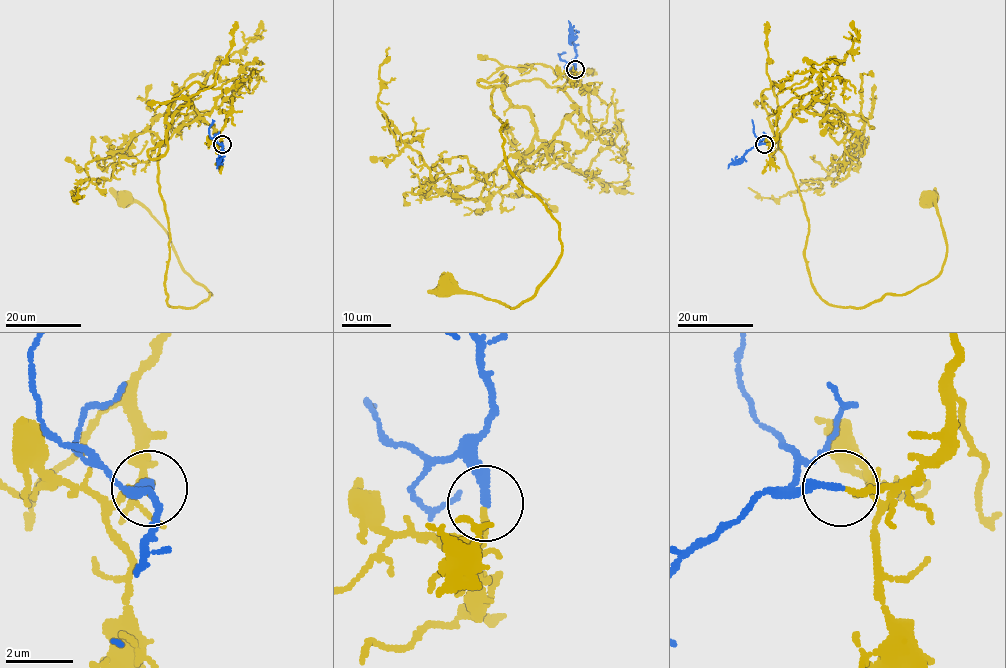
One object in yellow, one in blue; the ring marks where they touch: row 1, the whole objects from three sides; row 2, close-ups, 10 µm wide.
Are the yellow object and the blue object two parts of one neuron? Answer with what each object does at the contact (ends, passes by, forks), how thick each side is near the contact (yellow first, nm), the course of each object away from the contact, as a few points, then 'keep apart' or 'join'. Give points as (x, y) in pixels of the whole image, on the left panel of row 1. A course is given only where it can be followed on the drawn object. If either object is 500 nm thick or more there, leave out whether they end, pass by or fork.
yellow ends there; blue ends there; 160 nm thick on the yellow side, 240 nm on the other; yellow runs (221, 144), (234, 92), (209, 113), (181, 107), (158, 156), (168, 304), (194, 308), (211, 295), (122, 199); blue runs (221, 144), (217, 168); join

